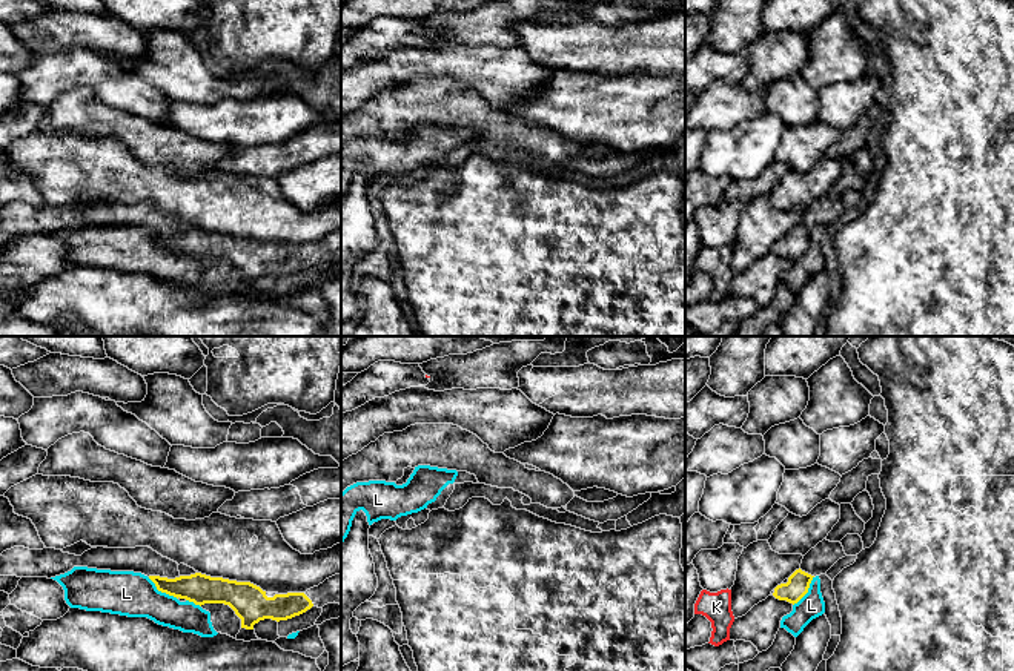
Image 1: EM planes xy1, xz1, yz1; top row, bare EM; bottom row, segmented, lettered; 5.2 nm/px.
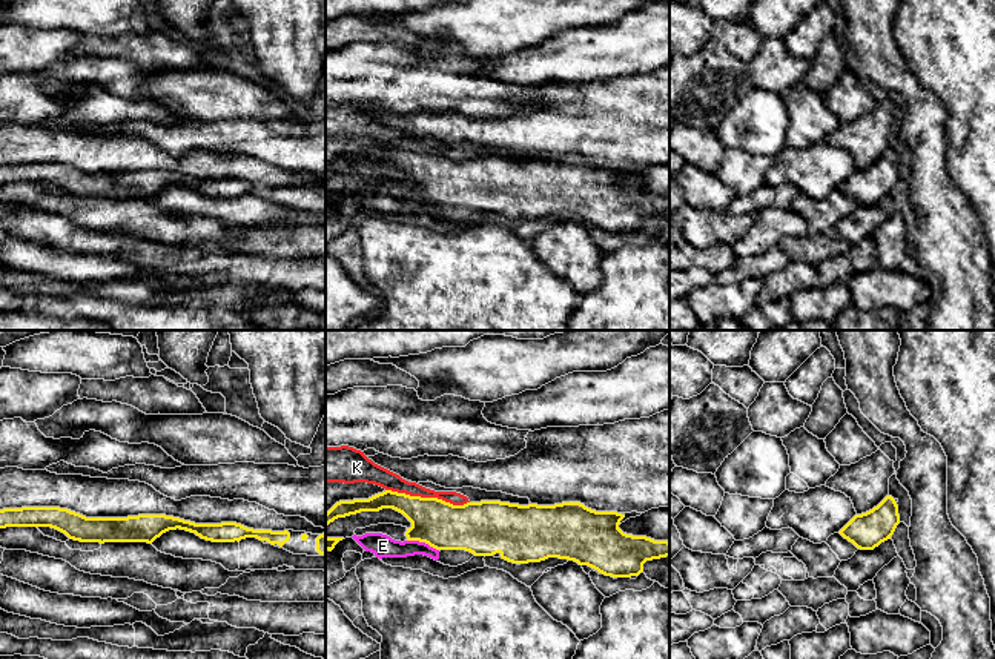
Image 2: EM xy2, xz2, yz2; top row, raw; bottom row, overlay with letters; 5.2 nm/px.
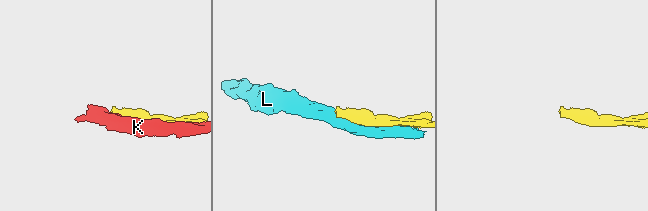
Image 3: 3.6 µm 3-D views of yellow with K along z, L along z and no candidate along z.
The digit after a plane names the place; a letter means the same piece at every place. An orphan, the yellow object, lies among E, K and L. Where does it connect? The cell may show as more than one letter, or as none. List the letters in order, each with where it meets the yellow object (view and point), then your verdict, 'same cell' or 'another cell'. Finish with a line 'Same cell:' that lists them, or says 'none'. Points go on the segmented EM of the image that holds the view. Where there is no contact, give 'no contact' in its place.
E: contact xz2 (423, 541); another cell
K: contact xz2 (427, 498); another cell
L: contact xy1 (162, 591); another cell
Same cell: none

